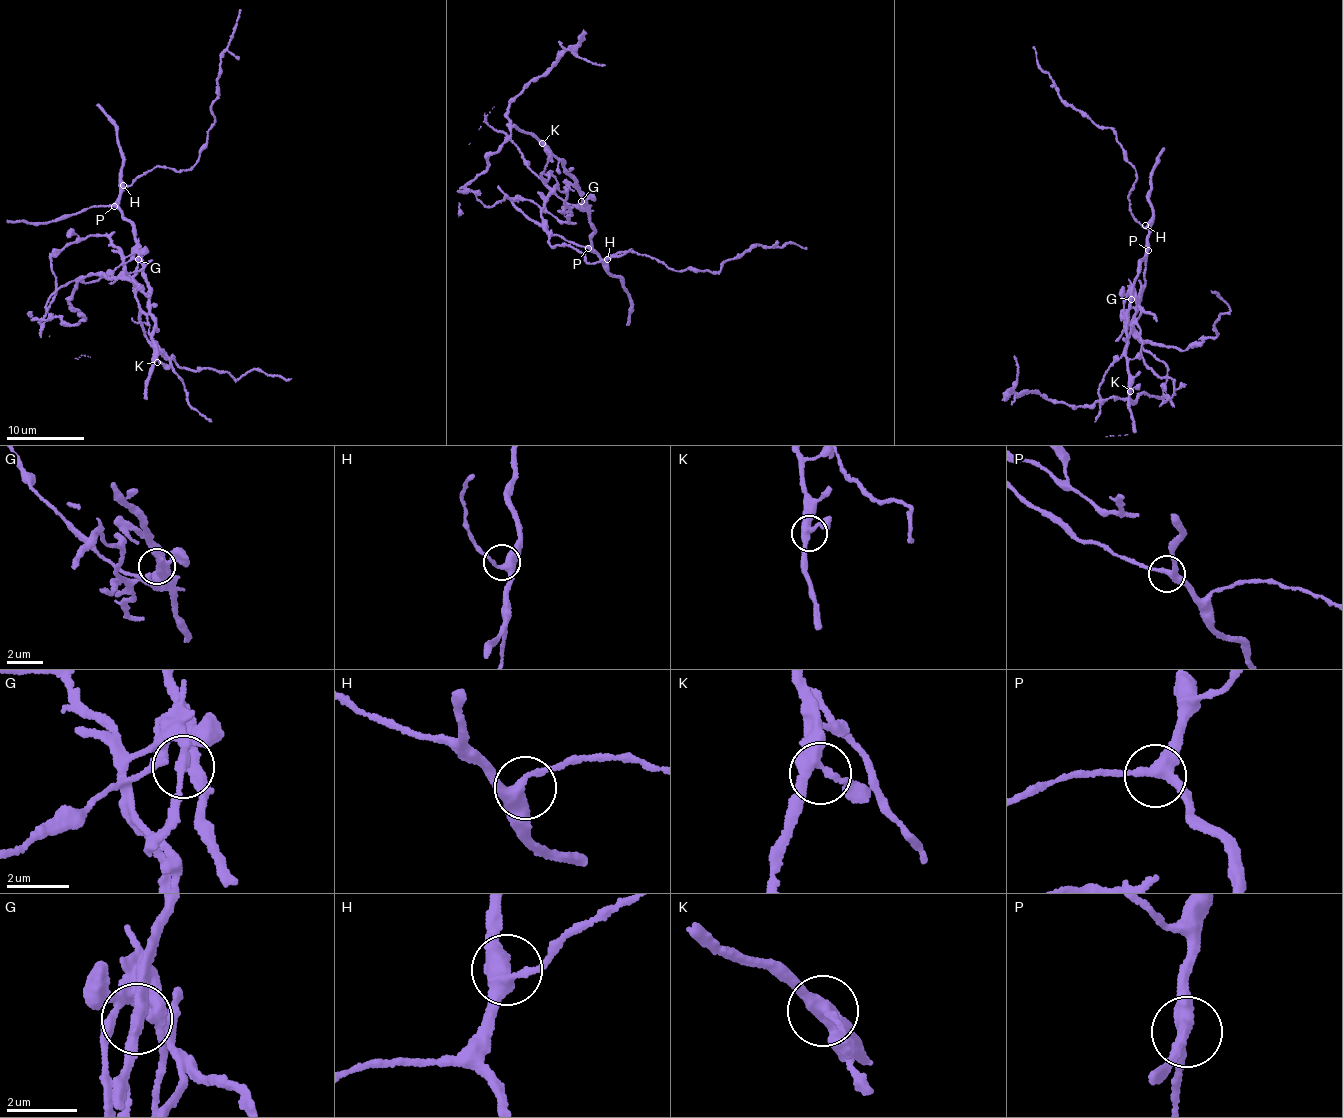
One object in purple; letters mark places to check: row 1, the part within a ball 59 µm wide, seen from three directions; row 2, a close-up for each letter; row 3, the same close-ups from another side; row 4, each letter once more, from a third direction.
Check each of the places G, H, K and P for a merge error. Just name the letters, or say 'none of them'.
G

